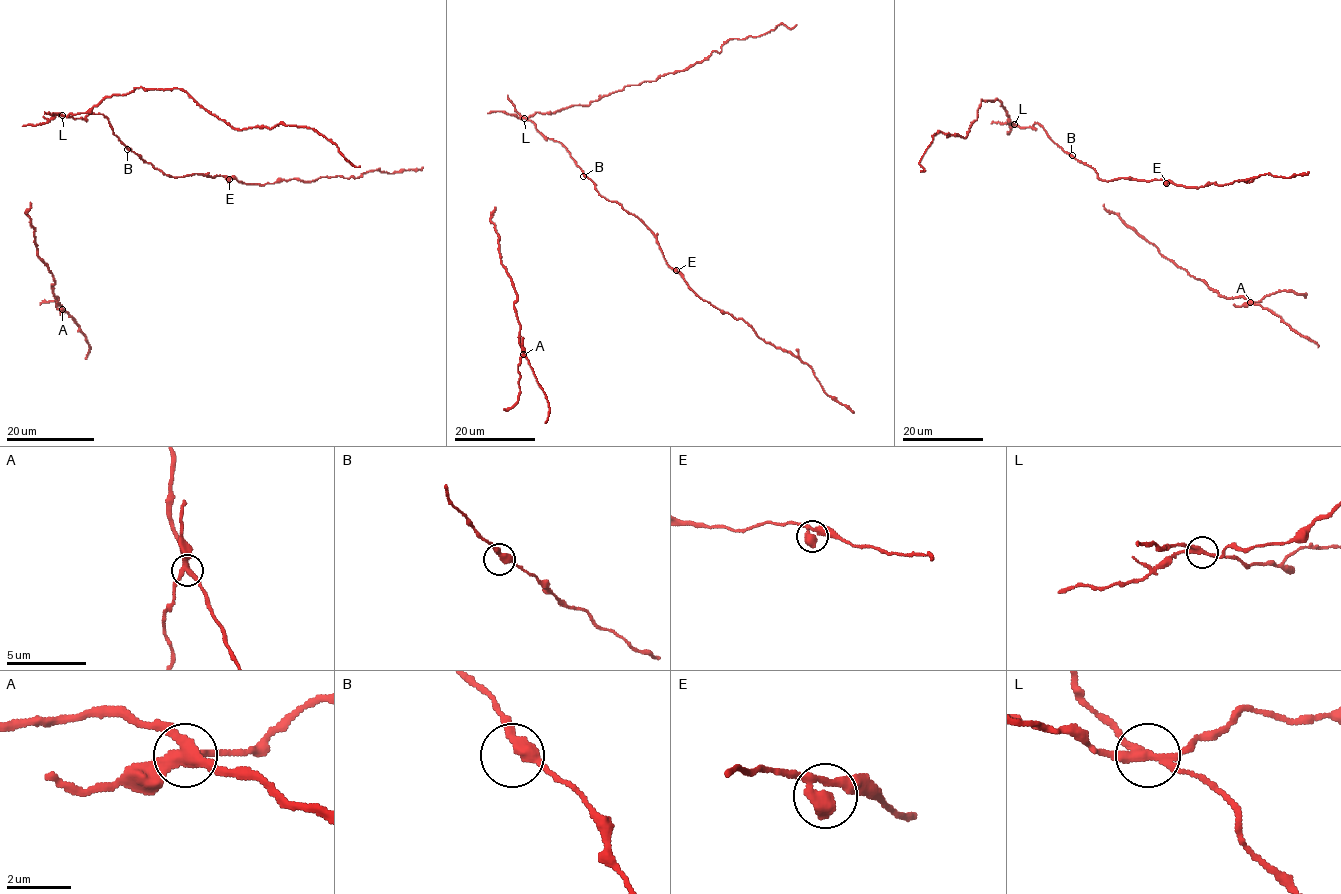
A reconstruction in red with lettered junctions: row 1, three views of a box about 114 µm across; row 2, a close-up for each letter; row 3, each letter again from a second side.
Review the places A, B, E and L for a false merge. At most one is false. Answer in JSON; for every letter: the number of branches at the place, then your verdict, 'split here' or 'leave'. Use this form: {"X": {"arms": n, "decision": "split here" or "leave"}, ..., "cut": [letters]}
{"A": {"arms": 4, "decision": "split here"}, "B": {"arms": 2, "decision": "leave"}, "E": {"arms": 2, "decision": "leave"}, "L": {"arms": 4, "decision": "leave"}, "cut": ["A"]}

